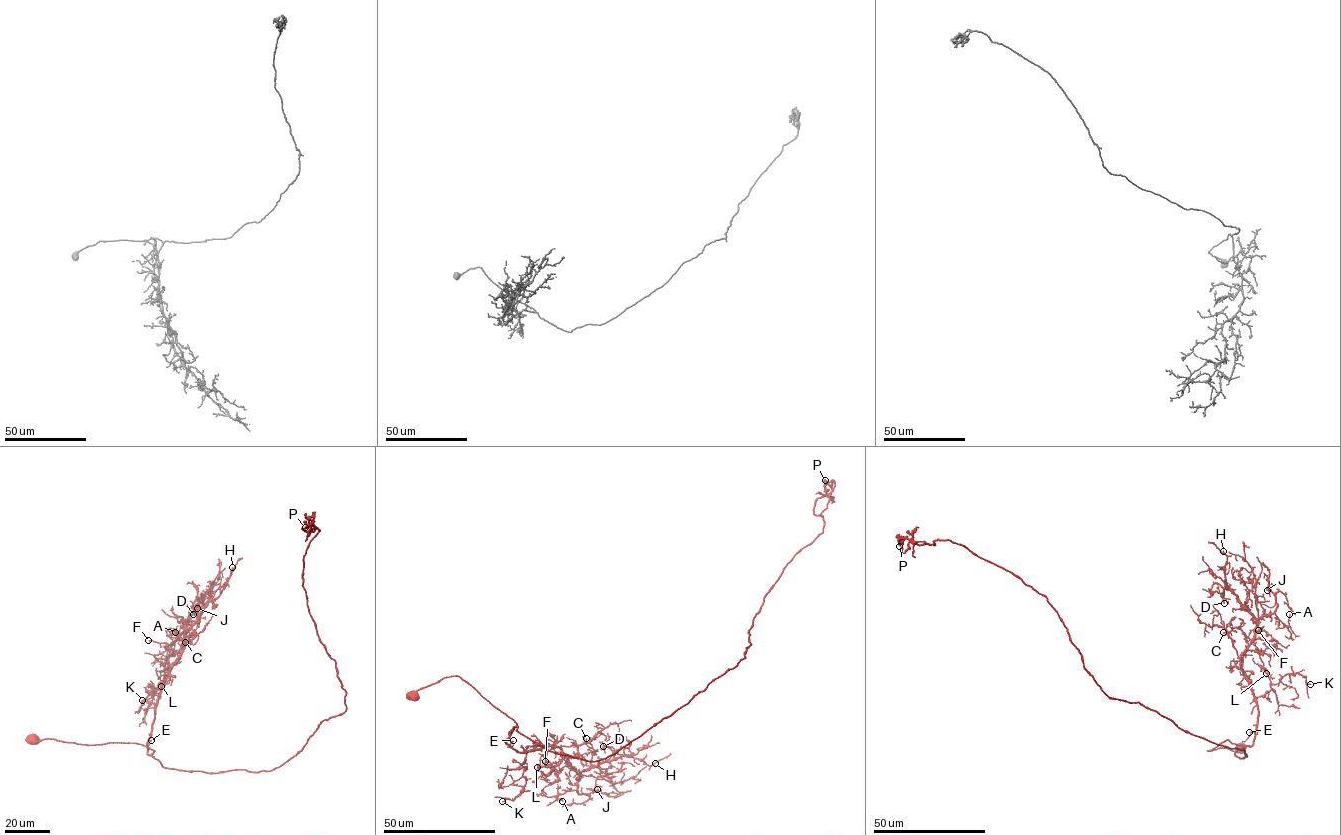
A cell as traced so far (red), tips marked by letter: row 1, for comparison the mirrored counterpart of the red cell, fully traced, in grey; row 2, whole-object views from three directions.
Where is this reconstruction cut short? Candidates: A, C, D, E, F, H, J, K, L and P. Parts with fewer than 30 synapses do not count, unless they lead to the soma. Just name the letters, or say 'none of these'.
E

